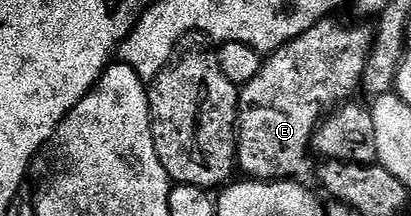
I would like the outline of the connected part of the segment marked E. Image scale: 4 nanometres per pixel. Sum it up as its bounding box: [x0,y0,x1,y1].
[237,18,375,180]

